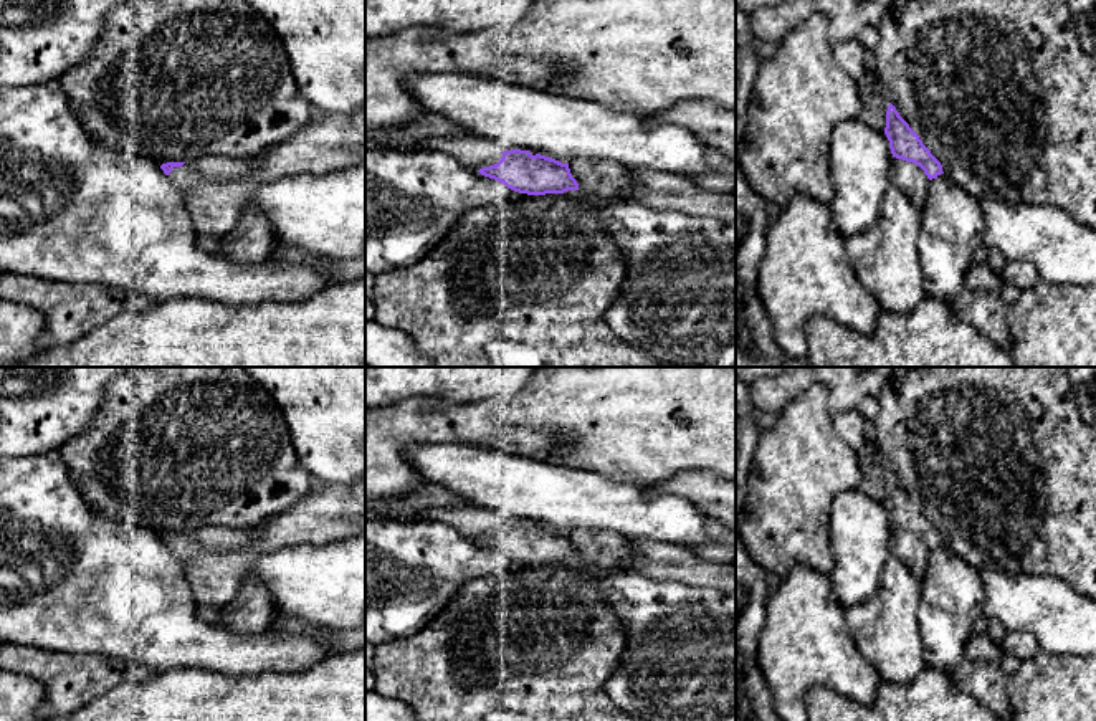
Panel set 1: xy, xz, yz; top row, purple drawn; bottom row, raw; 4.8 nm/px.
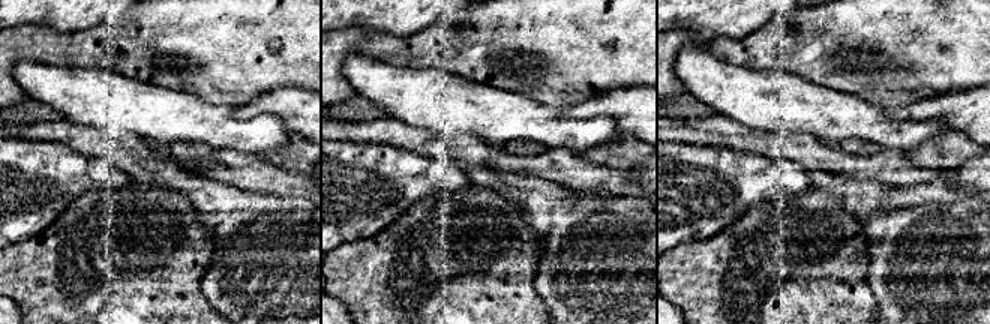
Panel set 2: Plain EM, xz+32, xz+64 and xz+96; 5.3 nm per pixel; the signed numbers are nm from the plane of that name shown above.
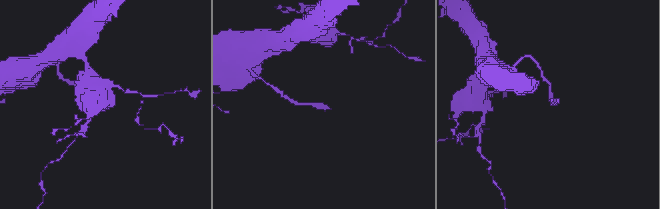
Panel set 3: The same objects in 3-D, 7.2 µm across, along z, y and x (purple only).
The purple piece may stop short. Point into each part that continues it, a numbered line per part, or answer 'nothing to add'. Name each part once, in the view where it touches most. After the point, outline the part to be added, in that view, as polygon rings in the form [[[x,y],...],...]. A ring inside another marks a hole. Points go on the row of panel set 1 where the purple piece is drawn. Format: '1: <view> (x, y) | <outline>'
1: xy (194, 172) | [[[268,150],[256,157],[246,159],[207,155],[202,159],[188,160],[182,167],[174,167],[167,177],[180,192],[185,193],[208,180],[230,180],[246,174],[251,165],[266,152]]]

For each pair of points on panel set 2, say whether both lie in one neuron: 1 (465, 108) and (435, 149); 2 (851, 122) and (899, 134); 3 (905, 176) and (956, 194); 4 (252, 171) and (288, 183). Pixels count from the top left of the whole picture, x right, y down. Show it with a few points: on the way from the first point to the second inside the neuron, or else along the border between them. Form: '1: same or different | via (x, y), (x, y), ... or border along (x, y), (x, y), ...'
1: different | border along (411, 125), (444, 135), (479, 138)
2: same | via (863, 122), (887, 132)
3: different | border along (954, 171), (950, 177), (893, 186)
4: same | via (261, 176), (279, 182)

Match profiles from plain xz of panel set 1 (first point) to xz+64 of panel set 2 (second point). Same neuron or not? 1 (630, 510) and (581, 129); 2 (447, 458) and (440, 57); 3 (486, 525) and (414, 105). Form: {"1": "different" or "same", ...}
{"1": "same", "2": "different", "3": "different"}

